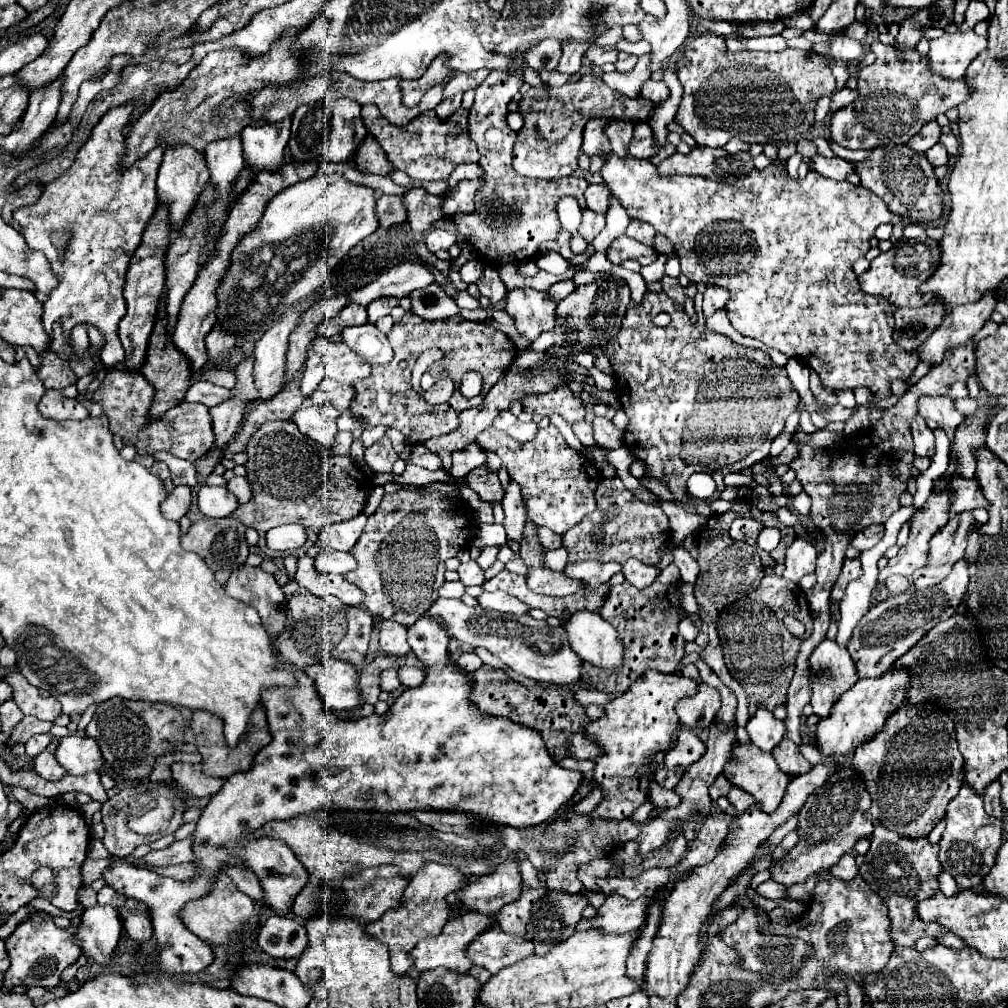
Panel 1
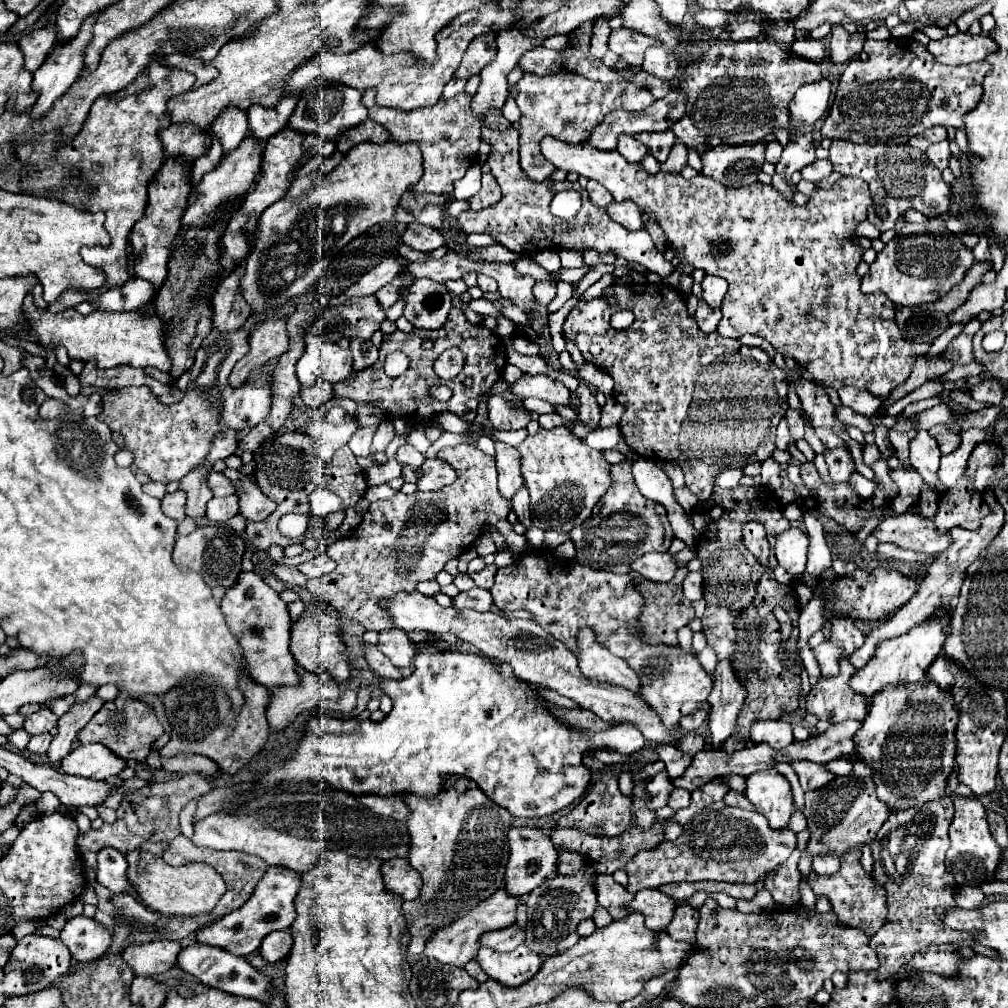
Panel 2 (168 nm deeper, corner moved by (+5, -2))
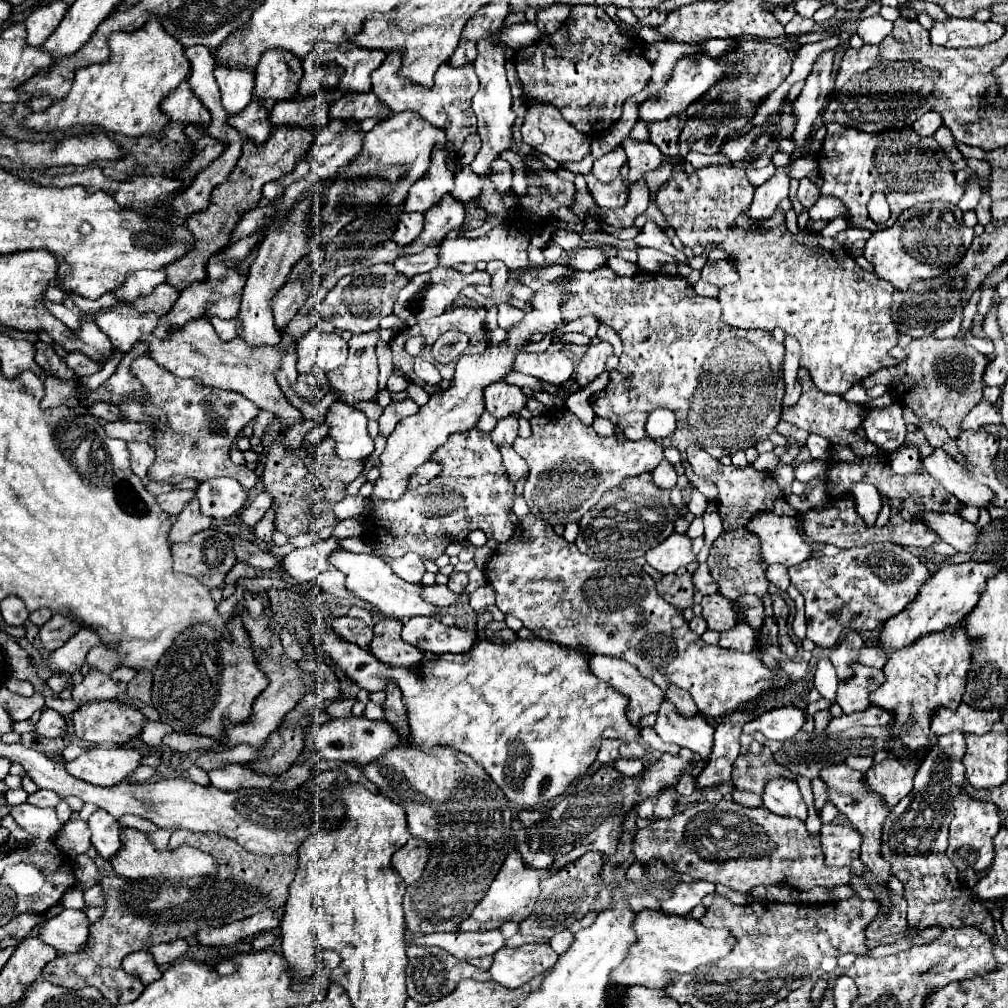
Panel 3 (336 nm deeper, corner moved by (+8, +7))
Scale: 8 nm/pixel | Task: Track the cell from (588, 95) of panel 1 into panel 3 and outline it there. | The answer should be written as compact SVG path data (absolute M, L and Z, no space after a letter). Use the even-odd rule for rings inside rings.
M587 5L571 7L569 19L563 23L563 27L557 33L543 35L531 47L519 49L513 57L513 63L517 67L523 93L529 101L551 103L559 107L561 115L577 131L585 131L587 135L605 131L613 123L617 123L621 117L621 107L625 99L641 91L651 77L651 63L643 59L643 43L633 37L625 37L617 33L613 19L609 19L603 7L587 7Z

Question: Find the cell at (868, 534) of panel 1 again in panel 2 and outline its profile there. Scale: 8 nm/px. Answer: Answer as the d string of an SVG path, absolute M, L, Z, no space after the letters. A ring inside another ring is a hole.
M910 512L884 520L872 534L880 542L892 542L900 548L928 552L932 556L942 554L952 544L950 532L940 534L932 520L922 516L912 516Z

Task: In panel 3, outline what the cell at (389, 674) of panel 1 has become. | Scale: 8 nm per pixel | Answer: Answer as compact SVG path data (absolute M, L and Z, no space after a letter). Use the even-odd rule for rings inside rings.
M349 697L349 699L345 699L345 701L335 701L335 703L331 703L331 705L327 707L327 713L329 713L331 717L349 717L355 701L357 701L355 697Z

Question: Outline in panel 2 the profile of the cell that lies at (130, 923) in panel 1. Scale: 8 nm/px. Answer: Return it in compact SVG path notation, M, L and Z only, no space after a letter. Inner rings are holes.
M148 942L140 946L130 946L124 950L124 960L140 976L162 974L176 966L178 952L182 950L180 942Z

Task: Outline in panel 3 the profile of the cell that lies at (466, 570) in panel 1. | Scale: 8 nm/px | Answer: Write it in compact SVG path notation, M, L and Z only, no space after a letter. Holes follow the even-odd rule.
M451 573L447 587L449 587L451 591L457 591L457 593L463 591L463 589L467 587L467 573Z

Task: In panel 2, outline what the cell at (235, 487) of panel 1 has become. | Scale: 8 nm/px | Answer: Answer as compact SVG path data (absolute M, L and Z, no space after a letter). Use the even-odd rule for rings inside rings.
M240 480L240 514L246 520L266 520L266 516L270 516L278 504L274 504L272 498L268 498L266 494L262 494L262 490L250 482Z

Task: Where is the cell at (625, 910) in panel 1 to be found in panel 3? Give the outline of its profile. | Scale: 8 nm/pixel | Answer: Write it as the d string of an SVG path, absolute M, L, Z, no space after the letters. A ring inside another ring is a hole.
M709 881L679 883L675 885L671 897L661 899L659 905L661 905L661 911L667 915L687 915L711 891L715 891L715 883L709 883Z

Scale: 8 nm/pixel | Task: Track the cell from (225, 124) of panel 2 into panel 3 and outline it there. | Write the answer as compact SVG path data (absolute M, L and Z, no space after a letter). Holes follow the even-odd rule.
M215 67L215 79L221 89L221 101L227 115L241 113L253 101L253 79L255 75L247 69Z

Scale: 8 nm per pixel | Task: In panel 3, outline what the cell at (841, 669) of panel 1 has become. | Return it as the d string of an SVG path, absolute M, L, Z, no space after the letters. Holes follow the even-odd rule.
M853 663L851 667L855 675L845 681L839 681L839 687L837 687L837 705L847 715L867 709L871 705L869 693L875 691L875 687L879 687L885 679L881 669L865 667L861 663Z

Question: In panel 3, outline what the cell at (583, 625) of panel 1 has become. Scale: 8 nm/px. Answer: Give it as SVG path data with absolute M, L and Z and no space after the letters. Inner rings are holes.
M591 655L589 657L589 669L595 677L607 681L615 691L629 697L627 717L631 723L639 725L639 719L643 715L655 713L659 709L659 703L663 701L663 691L649 679L645 679L637 667L631 663L607 657L607 655Z

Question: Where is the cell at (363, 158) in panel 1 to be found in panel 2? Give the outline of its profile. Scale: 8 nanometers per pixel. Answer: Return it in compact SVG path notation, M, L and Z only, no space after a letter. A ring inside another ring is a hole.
M368 118L368 120L364 120L364 122L360 122L358 126L352 126L352 128L344 130L344 132L338 136L336 146L338 146L338 150L346 152L346 150L350 150L354 144L364 142L364 140L374 140L376 144L382 144L382 140L386 140L386 136L390 136L390 132L388 132L384 126L380 126L378 122L374 122L374 120Z

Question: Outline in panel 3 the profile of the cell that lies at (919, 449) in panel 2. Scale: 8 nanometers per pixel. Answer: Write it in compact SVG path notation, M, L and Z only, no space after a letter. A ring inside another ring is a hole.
M933 449L927 459L921 459L921 465L931 477L935 477L945 487L945 491L951 491L951 495L955 495L961 503L975 507L989 505L993 491L963 475L961 465L953 461L943 449Z

